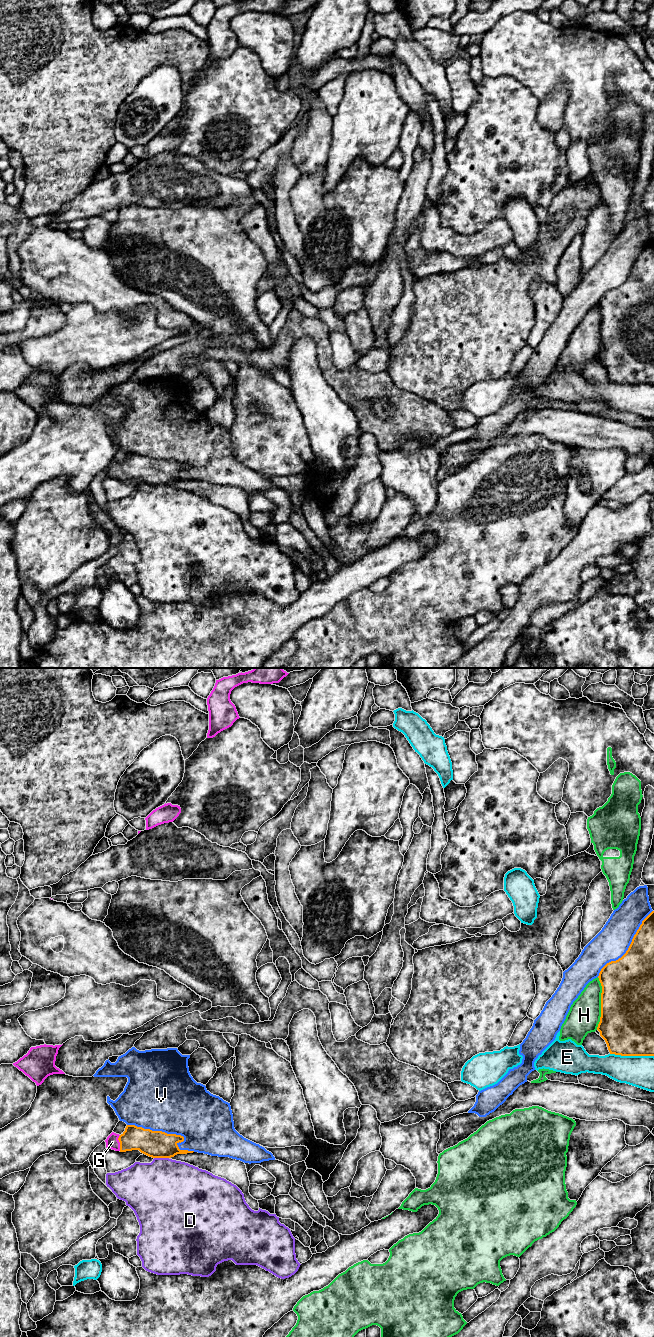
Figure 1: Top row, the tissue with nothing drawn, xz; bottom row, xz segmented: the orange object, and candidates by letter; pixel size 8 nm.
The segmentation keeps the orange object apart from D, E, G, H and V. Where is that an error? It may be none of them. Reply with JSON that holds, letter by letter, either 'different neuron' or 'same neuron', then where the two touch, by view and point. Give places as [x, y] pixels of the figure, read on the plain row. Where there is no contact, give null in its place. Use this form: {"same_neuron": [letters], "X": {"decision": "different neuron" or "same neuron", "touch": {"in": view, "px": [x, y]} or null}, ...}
{"same_neuron": ["G"], "D": {"decision": "different neuron", "touch": {"in": "xz", "px": [161, 485]}}, "E": {"decision": "different neuron", "touch": {"in": "xz", "px": [632, 383]}}, "G": {"decision": "same neuron", "touch": {"in": "xz", "px": [120, 471]}}, "H": {"decision": "different neuron", "touch": {"in": "xz", "px": [601, 331]}}, "V": {"decision": "different neuron", "touch": {"in": "xz", "px": [169, 462]}}}

